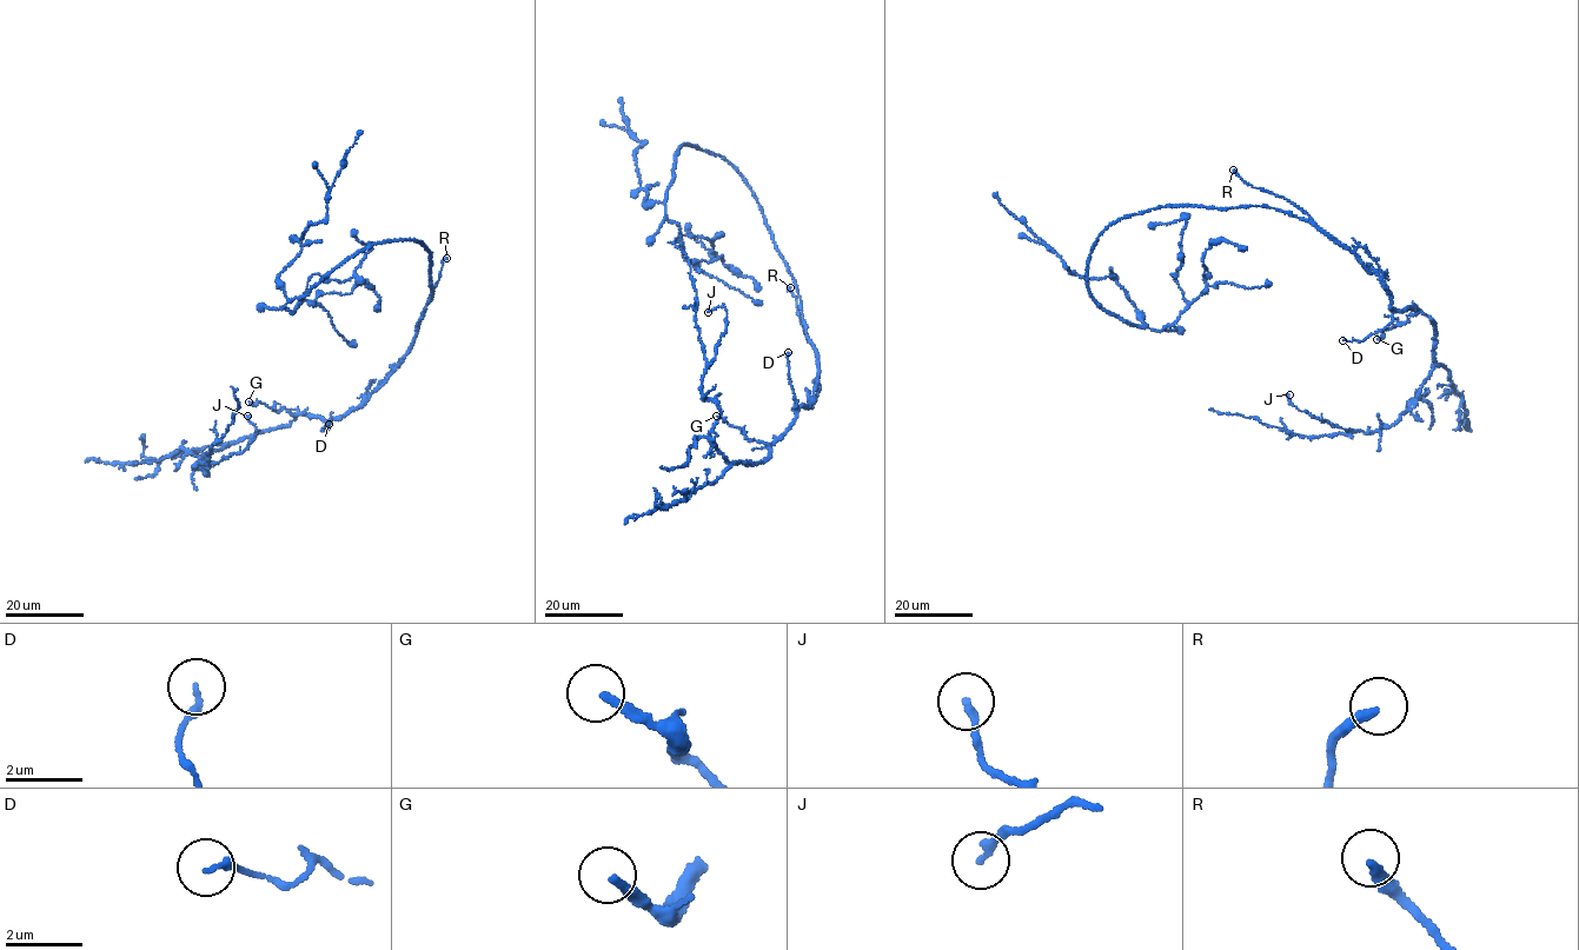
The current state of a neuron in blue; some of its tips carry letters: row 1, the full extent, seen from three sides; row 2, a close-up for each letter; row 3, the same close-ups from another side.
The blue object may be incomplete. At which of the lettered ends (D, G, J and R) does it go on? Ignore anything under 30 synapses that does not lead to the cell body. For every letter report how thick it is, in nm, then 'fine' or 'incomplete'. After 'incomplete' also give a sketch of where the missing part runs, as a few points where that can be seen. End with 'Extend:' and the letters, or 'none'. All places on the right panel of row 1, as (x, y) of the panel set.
D: 180 nm | fine
G: 200 nm | fine
J: 180 nm | fine
R: 260 nm | incomplete | (1233, 170), (1276, 185), (1299, 198), (1312, 198), (1318, 205), (1318, 237)
Extend: R

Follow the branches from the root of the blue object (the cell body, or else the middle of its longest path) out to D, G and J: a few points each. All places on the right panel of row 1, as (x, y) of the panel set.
D: (1286, 213), (1308, 220), (1344, 244), (1369, 272), (1382, 279), (1392, 300), (1392, 321), (1361, 341), (1342, 340)
G: (1286, 213), (1308, 220), (1354, 252), (1369, 272), (1381, 277), (1391, 307), (1417, 311), (1377, 339)
J: (1286, 213), (1353, 250), (1391, 307), (1430, 314), (1435, 334), (1430, 376), (1391, 425), (1346, 430), (1289, 394)

